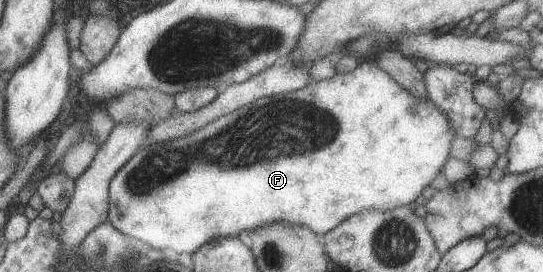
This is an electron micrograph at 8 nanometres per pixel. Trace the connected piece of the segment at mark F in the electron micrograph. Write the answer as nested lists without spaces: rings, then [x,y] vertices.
[[[373,59],[359,61],[351,72],[335,74],[331,78],[313,81],[307,87],[263,97],[254,104],[242,107],[235,113],[226,115],[207,127],[196,131],[189,139],[177,139],[169,143],[147,145],[137,152],[113,179],[110,190],[112,197],[109,221],[129,237],[141,242],[147,248],[172,249],[177,253],[197,253],[199,248],[217,238],[245,236],[251,230],[283,220],[295,225],[311,227],[321,237],[338,226],[347,217],[369,209],[387,209],[409,206],[413,201],[422,201],[423,189],[433,183],[447,159],[451,157],[451,141],[457,137],[448,115],[439,109],[430,98],[418,98],[397,83],[385,70],[382,70]]]

